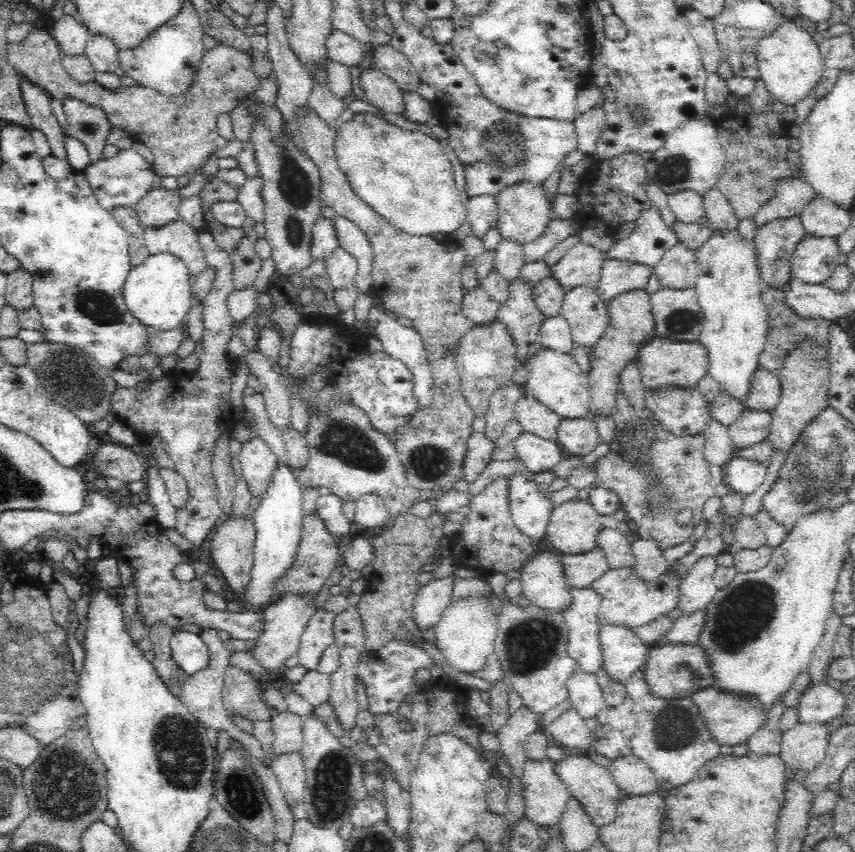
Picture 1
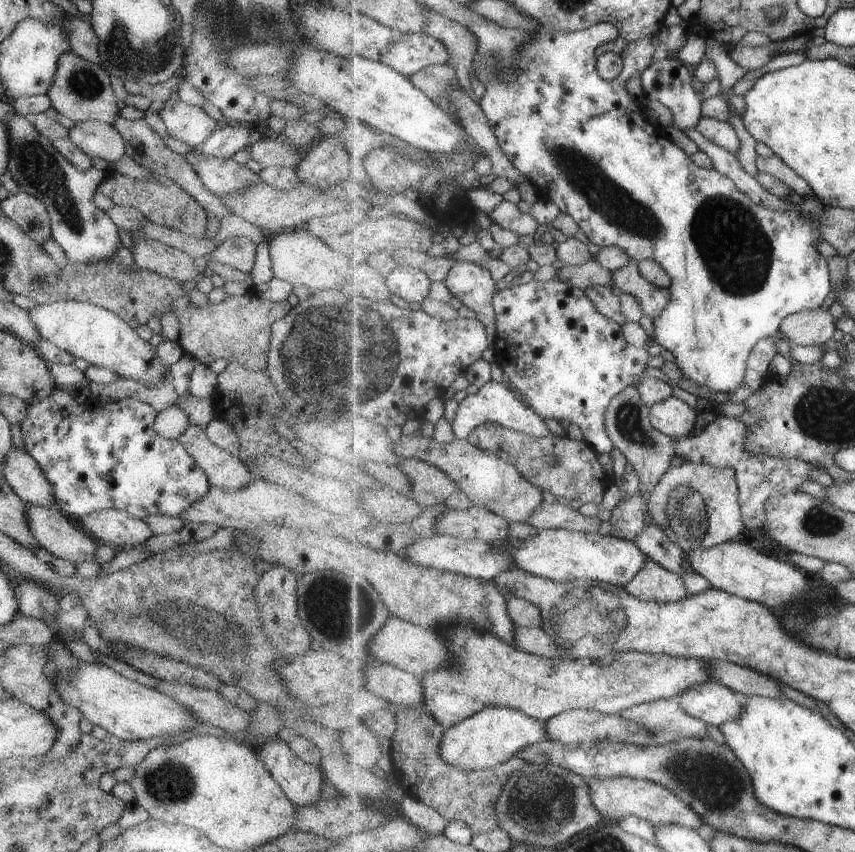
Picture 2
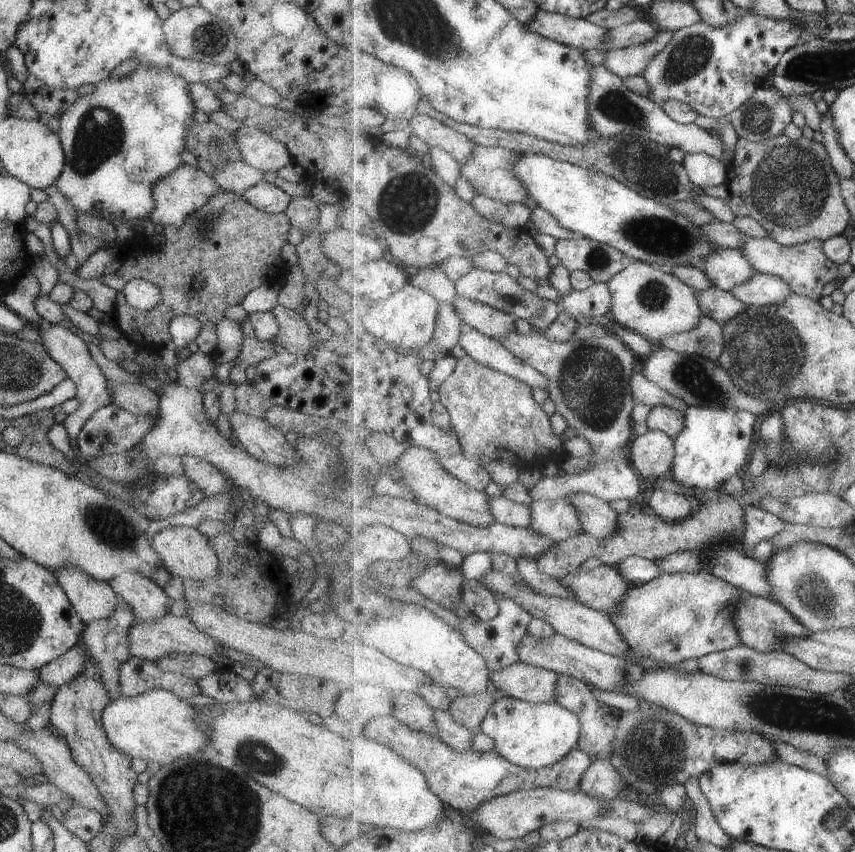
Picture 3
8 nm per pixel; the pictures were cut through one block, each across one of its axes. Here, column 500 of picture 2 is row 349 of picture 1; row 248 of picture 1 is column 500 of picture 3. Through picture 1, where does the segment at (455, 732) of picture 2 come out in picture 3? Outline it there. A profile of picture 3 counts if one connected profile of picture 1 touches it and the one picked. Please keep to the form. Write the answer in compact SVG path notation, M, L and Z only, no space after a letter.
M501 697L489 710L481 732L495 741L495 750L513 764L540 769L557 764L578 746L579 717L557 701L531 704L515 697Z

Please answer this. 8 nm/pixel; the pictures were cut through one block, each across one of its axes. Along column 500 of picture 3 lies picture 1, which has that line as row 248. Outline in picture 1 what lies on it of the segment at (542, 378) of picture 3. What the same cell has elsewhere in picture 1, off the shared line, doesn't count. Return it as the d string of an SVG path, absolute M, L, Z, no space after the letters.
M338 216L338 218L332 218L331 223L339 247L357 260L357 275L354 286L363 293L373 294L371 266L374 255L367 236L347 218Z

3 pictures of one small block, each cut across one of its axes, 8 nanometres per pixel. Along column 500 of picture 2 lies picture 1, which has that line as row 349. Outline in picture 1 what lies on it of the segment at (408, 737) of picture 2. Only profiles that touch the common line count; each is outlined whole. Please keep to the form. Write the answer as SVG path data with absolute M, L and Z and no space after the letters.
M768 287L763 291L761 301L768 315L769 332L764 353L760 356L759 369L770 374L778 374L784 369L787 357L790 357L791 353L794 353L801 343L806 343L807 341L810 341L816 347L820 347L820 349L829 349L831 321L798 318L783 303L781 292L777 289L772 289L772 287Z

